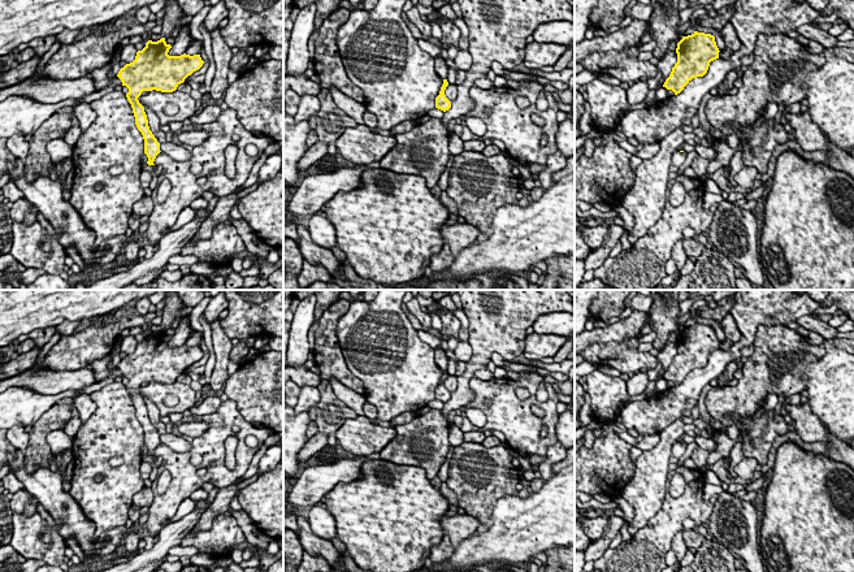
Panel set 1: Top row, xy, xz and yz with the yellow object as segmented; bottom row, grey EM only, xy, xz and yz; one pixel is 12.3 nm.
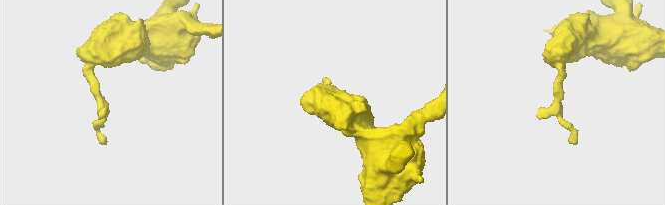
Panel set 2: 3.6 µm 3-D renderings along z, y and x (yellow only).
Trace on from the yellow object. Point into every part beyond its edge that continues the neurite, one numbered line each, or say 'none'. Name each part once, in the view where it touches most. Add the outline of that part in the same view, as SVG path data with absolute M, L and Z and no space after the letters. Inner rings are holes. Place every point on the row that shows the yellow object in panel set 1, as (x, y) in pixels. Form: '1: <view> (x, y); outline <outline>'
none

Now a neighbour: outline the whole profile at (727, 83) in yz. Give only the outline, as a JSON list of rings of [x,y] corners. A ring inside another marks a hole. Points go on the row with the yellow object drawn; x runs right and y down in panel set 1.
[[[731,70],[725,79],[718,86],[718,95],[724,96],[727,92],[733,88],[734,81],[738,78],[737,70]]]

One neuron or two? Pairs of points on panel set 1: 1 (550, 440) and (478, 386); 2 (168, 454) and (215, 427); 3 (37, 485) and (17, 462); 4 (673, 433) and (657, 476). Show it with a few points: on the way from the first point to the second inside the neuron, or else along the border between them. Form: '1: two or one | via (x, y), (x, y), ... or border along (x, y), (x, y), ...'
1: one | via (532, 438), (497, 403)
2: one | via (180, 456), (187, 455), (206, 438)
3: one | via (30, 481), (18, 468)
4: one | via (666, 443), (657, 460), (657, 466)

